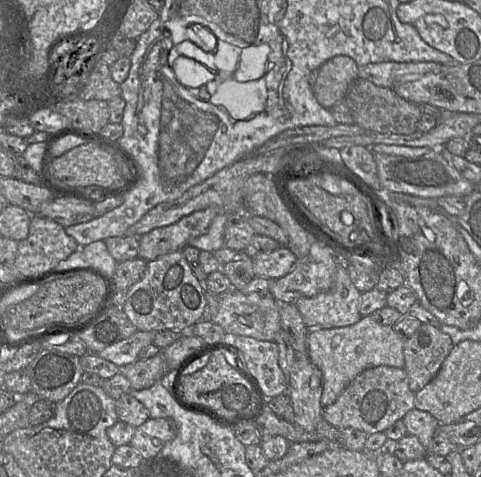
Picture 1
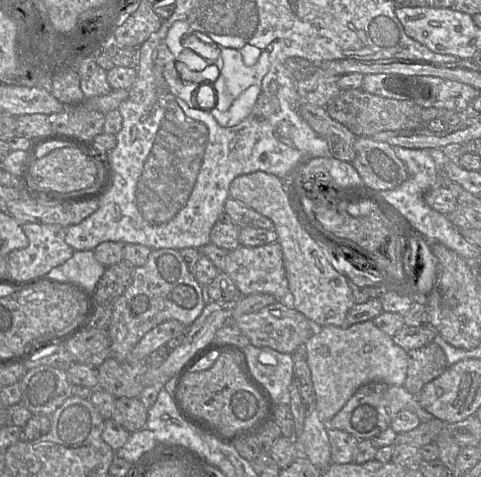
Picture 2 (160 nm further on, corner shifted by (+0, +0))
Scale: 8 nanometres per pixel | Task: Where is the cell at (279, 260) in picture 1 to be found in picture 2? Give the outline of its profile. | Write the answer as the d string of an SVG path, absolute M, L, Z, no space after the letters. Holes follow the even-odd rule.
M278 242L257 247L240 245L229 252L224 272L233 280L242 296L266 293L273 295L277 301L287 301L290 298L282 247Z

